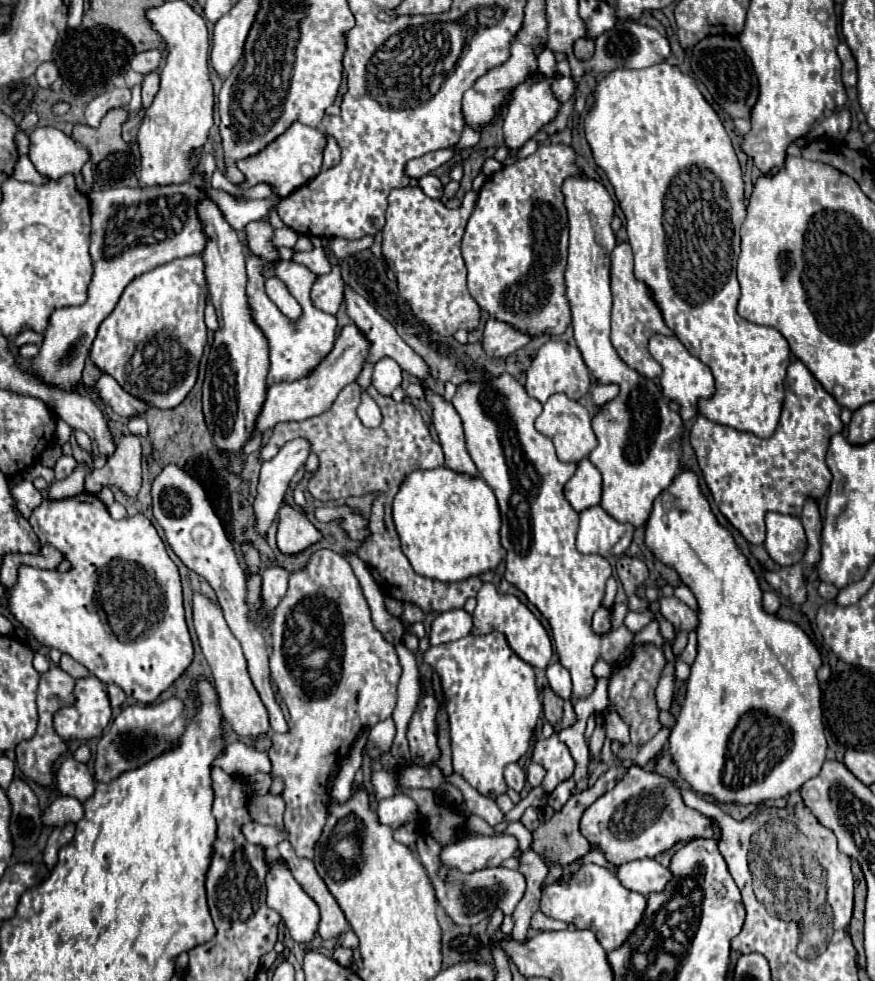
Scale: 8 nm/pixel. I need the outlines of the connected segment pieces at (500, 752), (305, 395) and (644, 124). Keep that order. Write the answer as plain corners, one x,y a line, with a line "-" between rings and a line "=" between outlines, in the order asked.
489,632
483,636
469,634
465,638
459,638
457,642
431,646
427,648
427,652
423,652
423,662
431,666
431,670
437,672
441,678
455,774
463,776
465,782
475,786
481,794
503,794
507,790
507,784
503,780
503,768
509,762
517,762
527,752
531,734
543,712
533,666
523,662
511,650
507,638
501,632
=
355,324
343,326
333,344
333,350
307,376
303,376
295,382
273,384
267,390
267,400
265,400
259,420
257,420
257,432
265,432
265,430
273,428
277,422
289,422
289,420
301,422
301,420
323,414
333,404
335,396
359,376
361,366
367,358
367,350
369,350
369,342
359,332
359,328
=
661,62
643,70
619,68
597,82
595,104
585,116
585,138
625,212
629,244
635,256
635,276
651,288
665,324
689,354
705,362
715,376
713,396
697,400
699,414
761,438
771,436
781,416
783,380
791,352
781,332
747,322
737,314
739,282
735,268
741,252
739,228
745,220
745,184
731,138
717,112
703,98
695,78
683,74
677,66

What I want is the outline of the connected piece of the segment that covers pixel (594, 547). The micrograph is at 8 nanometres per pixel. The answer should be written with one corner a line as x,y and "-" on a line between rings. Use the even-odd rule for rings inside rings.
601,506
583,510
577,530
577,550
583,554
601,554
607,560
621,556
633,538
633,526
617,522

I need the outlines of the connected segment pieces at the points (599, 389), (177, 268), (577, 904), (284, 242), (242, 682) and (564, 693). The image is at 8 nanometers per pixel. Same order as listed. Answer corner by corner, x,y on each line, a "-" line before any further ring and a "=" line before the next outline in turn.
593,384
593,388
591,388
591,394
593,394
593,402
595,402
597,406
601,406
601,404
609,402
611,398
615,398
615,396
617,396
617,392
619,392
619,388
617,388
615,384
607,384
607,386
599,386
599,384
=
201,254
181,258
179,262
169,262
143,276
137,276
119,298
115,310
99,326
97,338
91,346
91,360
99,370
111,374
131,396
141,398
153,408
171,410
179,406
191,392
197,380
199,362
203,348
207,344
207,326
203,322
205,302
207,302
207,280
205,264
=
583,864
581,870
569,878
569,882
563,880
553,882
543,890
541,896
541,912
545,916
561,920
565,924
573,924
579,930
587,928
595,932
597,940
607,952
621,948
627,936
631,936
631,932
637,928
645,908
647,908
647,898
643,894
627,890
619,882
617,874
597,864
=
277,230
273,234
273,244
275,246
287,246
287,248
293,248
293,244
297,242
297,234
295,232
283,232
283,230
=
201,592
193,594
193,624
195,624
197,638
199,638
199,646
203,650
205,660
211,666
213,680
215,680
215,686
219,690
219,704
221,704
223,718
231,724
231,728
239,736
257,738
257,736
267,734
269,732
267,708
263,706
259,694
255,692
253,682
249,678
247,660
243,656
241,644
233,636
233,632
229,630
225,618
223,618
223,610
207,594
201,594
=
551,664
547,668
547,682
559,698
563,698
563,700
571,698
571,676
561,664

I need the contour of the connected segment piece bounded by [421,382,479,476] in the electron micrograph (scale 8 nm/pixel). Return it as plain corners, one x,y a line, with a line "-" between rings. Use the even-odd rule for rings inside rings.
421,382
421,386
425,388
425,400
431,406
433,426
437,430
439,442
445,452
445,466
457,472
467,472
467,474
477,476
479,472
471,456
467,454
465,440
463,440
463,426
453,404
447,402
443,396
431,392
431,388
425,382

